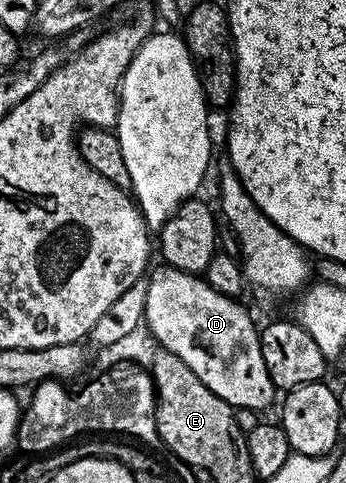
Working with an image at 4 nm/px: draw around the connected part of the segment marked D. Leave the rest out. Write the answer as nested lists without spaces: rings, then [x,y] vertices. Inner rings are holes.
[[[161,267],[161,272],[153,271],[149,282],[149,294],[146,295],[143,323],[152,331],[159,347],[166,352],[173,352],[218,398],[222,398],[233,409],[255,408],[265,410],[272,404],[274,389],[270,382],[270,374],[266,374],[266,362],[262,362],[262,346],[258,324],[240,305],[239,299],[222,294],[208,285],[207,280],[191,272],[183,272],[177,268]]]

